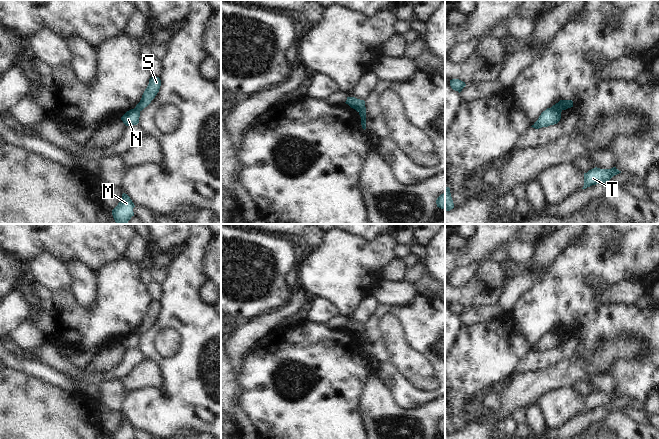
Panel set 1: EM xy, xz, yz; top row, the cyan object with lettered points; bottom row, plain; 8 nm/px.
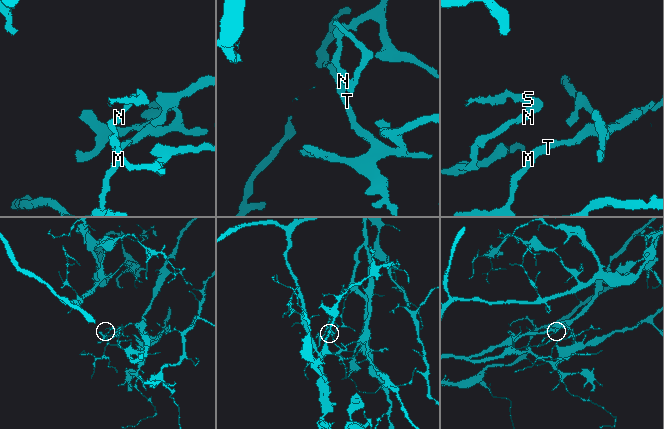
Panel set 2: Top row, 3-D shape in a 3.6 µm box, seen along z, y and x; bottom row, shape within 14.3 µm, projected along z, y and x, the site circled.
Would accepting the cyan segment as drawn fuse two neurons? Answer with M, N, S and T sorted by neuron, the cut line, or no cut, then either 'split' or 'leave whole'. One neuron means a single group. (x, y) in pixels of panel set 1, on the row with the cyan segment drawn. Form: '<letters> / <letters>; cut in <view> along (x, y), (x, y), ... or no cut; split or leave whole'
M N T / S; cut in yz along (551, 107), (560, 113); split

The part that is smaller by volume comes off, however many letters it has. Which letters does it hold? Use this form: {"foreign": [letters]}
{"foreign": ["S"]}

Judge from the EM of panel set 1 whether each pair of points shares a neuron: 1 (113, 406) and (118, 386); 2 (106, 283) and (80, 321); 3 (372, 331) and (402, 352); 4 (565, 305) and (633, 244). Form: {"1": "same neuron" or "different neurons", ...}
{"1": "same neuron", "2": "same neuron", "3": "different neurons", "4": "same neuron"}

